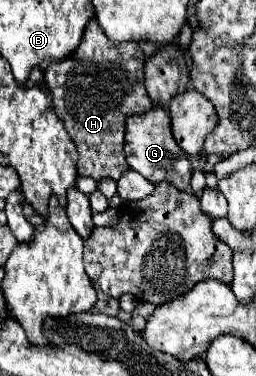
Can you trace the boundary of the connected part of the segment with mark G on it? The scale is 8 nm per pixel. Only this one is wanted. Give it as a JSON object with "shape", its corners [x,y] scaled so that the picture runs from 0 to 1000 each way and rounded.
{"shape":[[[602,282],[563,309],[516,309],[492,324],[492,426],[516,452],[594,489],[664,484],[688,505],[734,505],[750,473],[750,420],[703,399],[664,346],[664,309],[641,287]]]}

